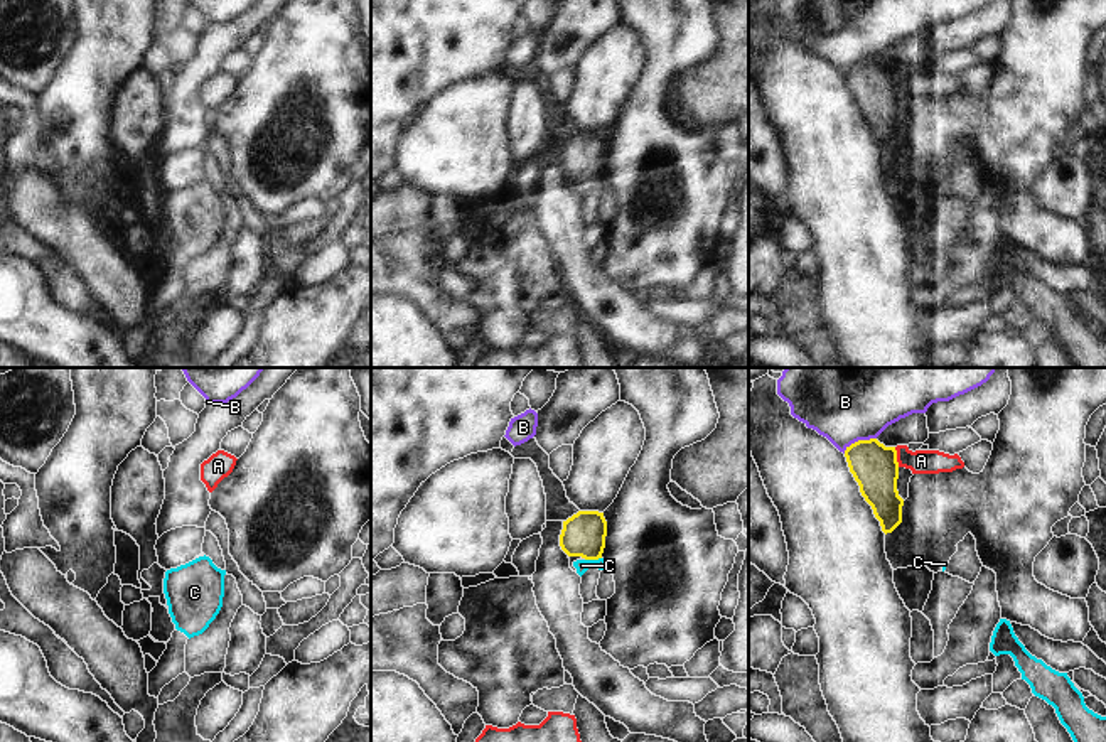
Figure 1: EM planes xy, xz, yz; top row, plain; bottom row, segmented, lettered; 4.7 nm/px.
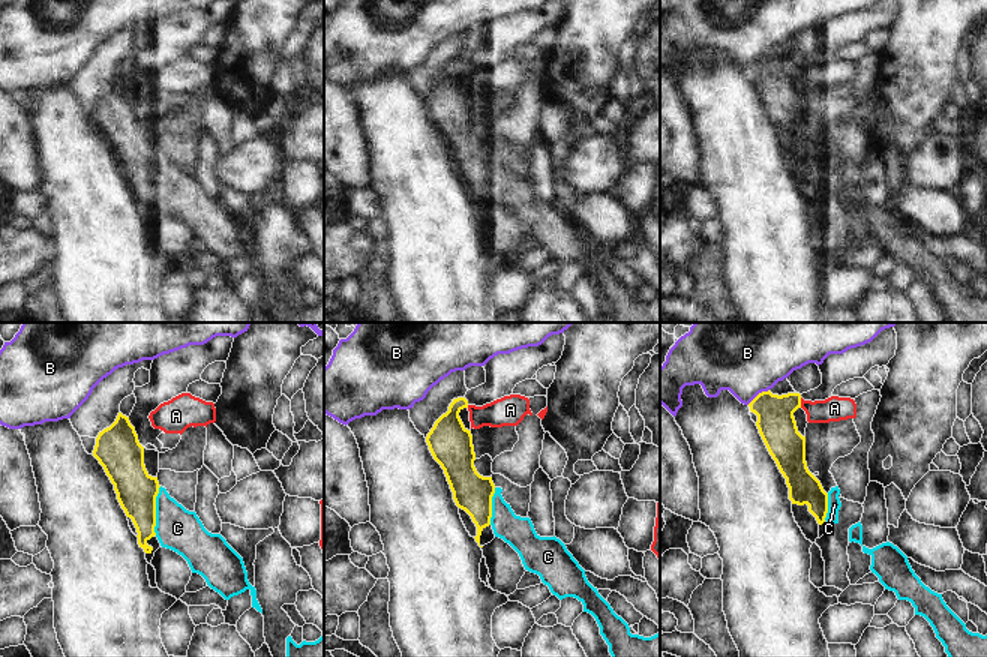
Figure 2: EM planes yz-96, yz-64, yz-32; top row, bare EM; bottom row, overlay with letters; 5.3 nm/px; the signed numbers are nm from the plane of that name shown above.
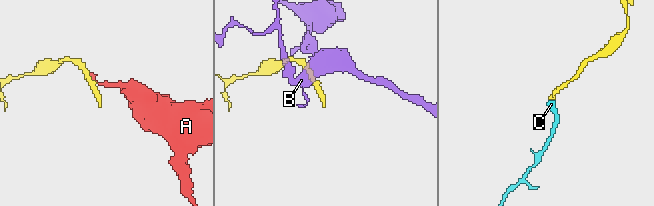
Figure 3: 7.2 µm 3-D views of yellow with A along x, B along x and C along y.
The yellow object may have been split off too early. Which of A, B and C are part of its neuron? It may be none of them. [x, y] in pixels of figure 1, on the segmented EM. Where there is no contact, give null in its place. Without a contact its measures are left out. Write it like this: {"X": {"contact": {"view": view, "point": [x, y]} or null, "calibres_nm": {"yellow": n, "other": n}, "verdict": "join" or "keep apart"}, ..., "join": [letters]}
{"A": {"contact": {"view": "yz", "point": [896, 457]}, "calibres_nm": {"yellow": 220, "other": 110}, "verdict": "keep apart"}, "B": {"contact": {"view": "yz", "point": [859, 440]}, "calibres_nm": {"yellow": 220, "other": 480}, "verdict": "keep apart"}, "C": {"contact": {"view": "xz", "point": [592, 559]}, "calibres_nm": {"yellow": 200, "other": 60}, "verdict": "join"}, "join": ["C"]}

